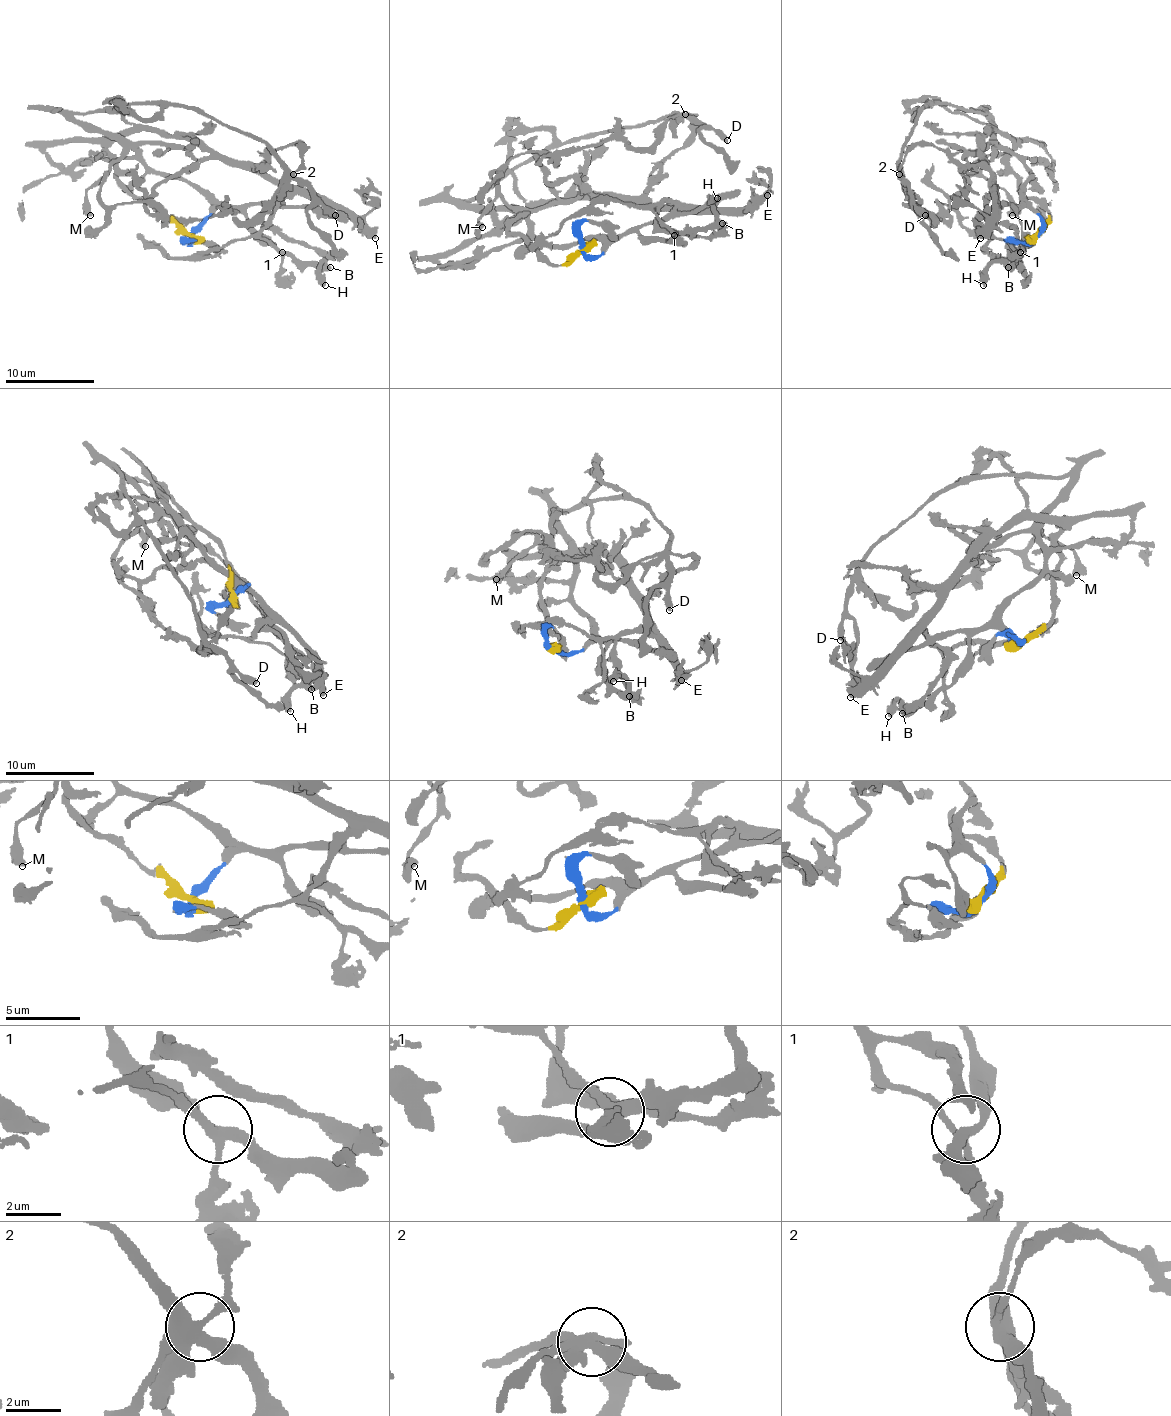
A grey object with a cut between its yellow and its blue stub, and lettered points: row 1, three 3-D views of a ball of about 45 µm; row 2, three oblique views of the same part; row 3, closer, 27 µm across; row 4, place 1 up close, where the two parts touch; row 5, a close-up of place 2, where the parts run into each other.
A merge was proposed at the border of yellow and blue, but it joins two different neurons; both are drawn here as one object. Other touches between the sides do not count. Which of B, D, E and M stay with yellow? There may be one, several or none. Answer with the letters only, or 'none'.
E

